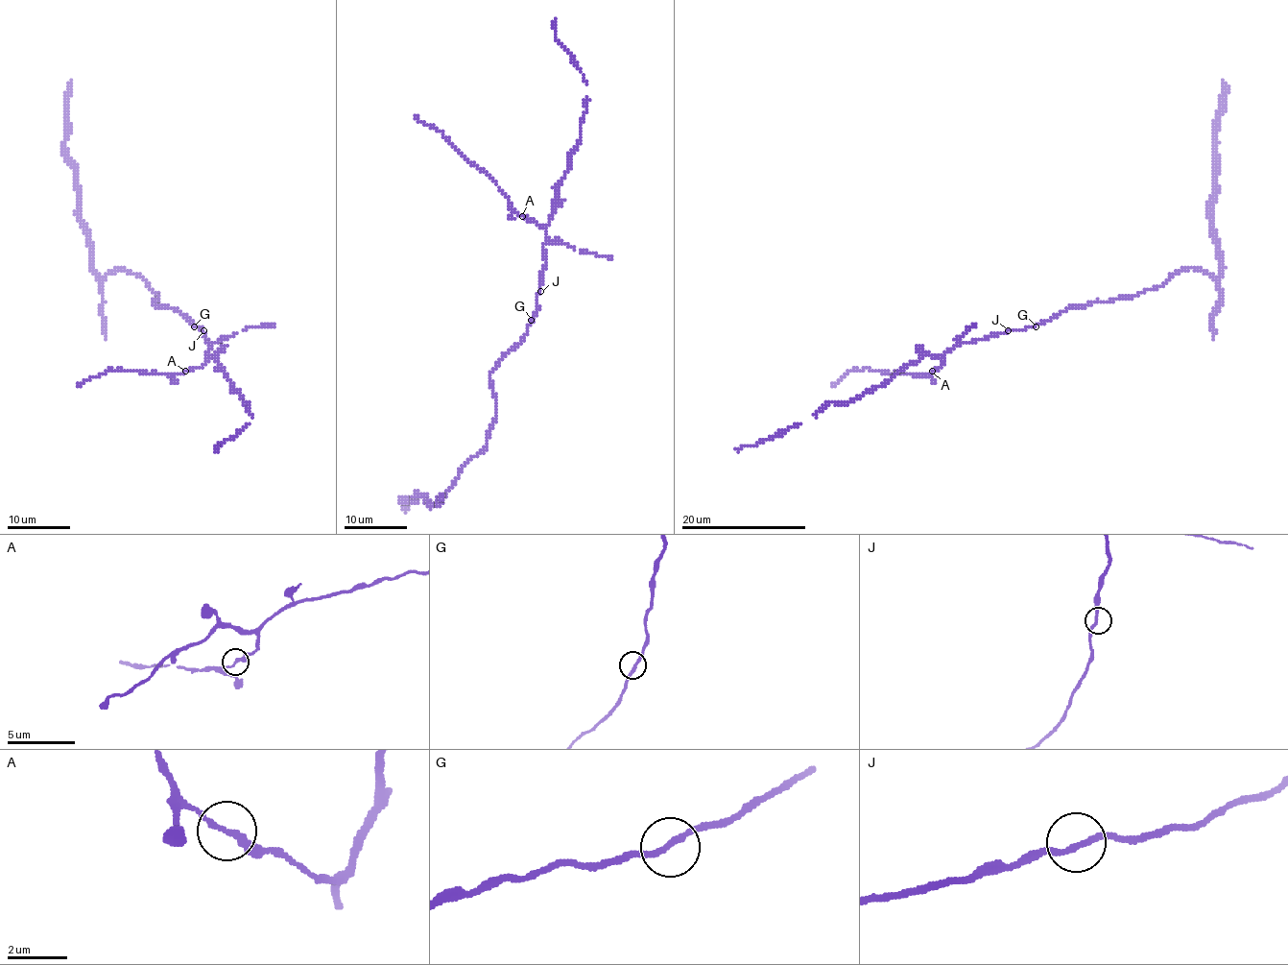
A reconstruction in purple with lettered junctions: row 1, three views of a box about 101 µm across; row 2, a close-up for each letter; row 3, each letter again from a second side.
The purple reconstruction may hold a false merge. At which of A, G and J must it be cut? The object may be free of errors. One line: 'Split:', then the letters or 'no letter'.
Split: no letter

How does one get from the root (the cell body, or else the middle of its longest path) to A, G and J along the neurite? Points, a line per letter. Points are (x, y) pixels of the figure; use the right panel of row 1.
A: (1063, 310), (1033, 327), (1011, 329), (955, 345), (945, 354), (943, 364), (933, 372)
G: (1063, 310), (1036, 326)
J: (1063, 310), (1033, 327), (1008, 330)

